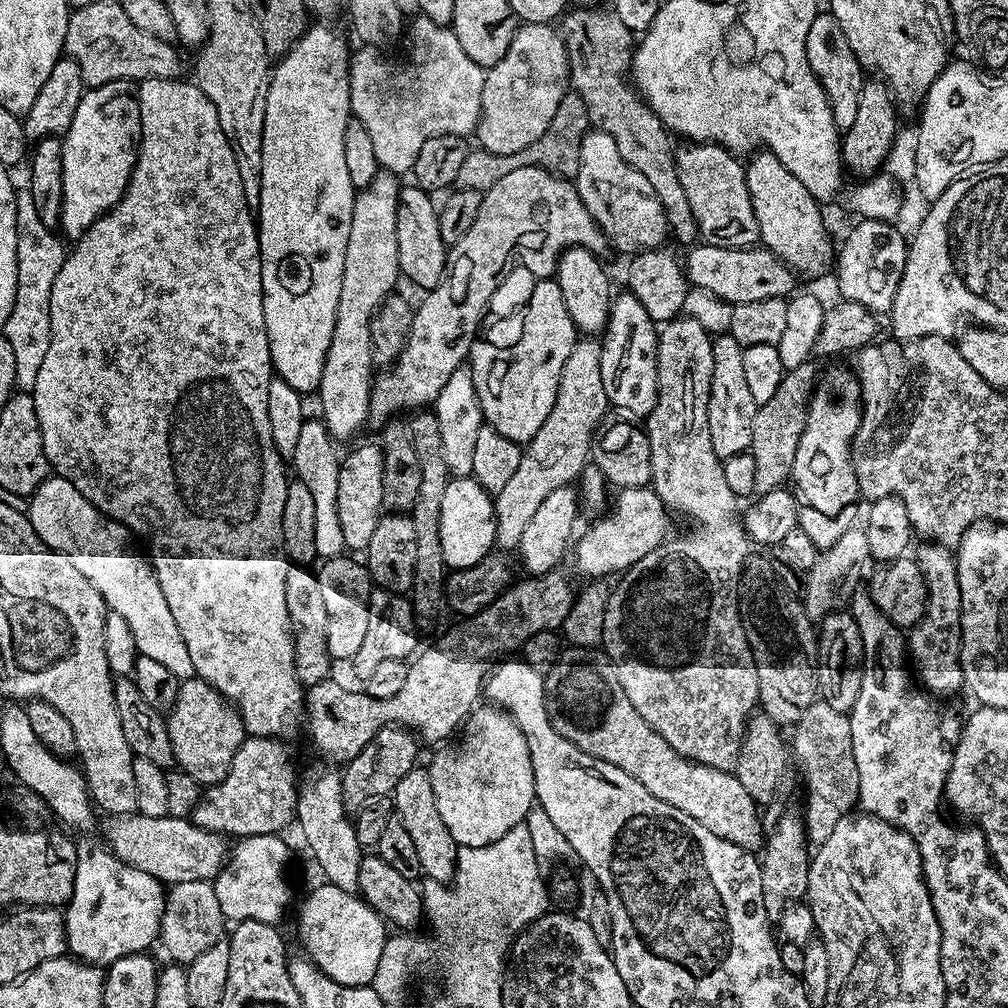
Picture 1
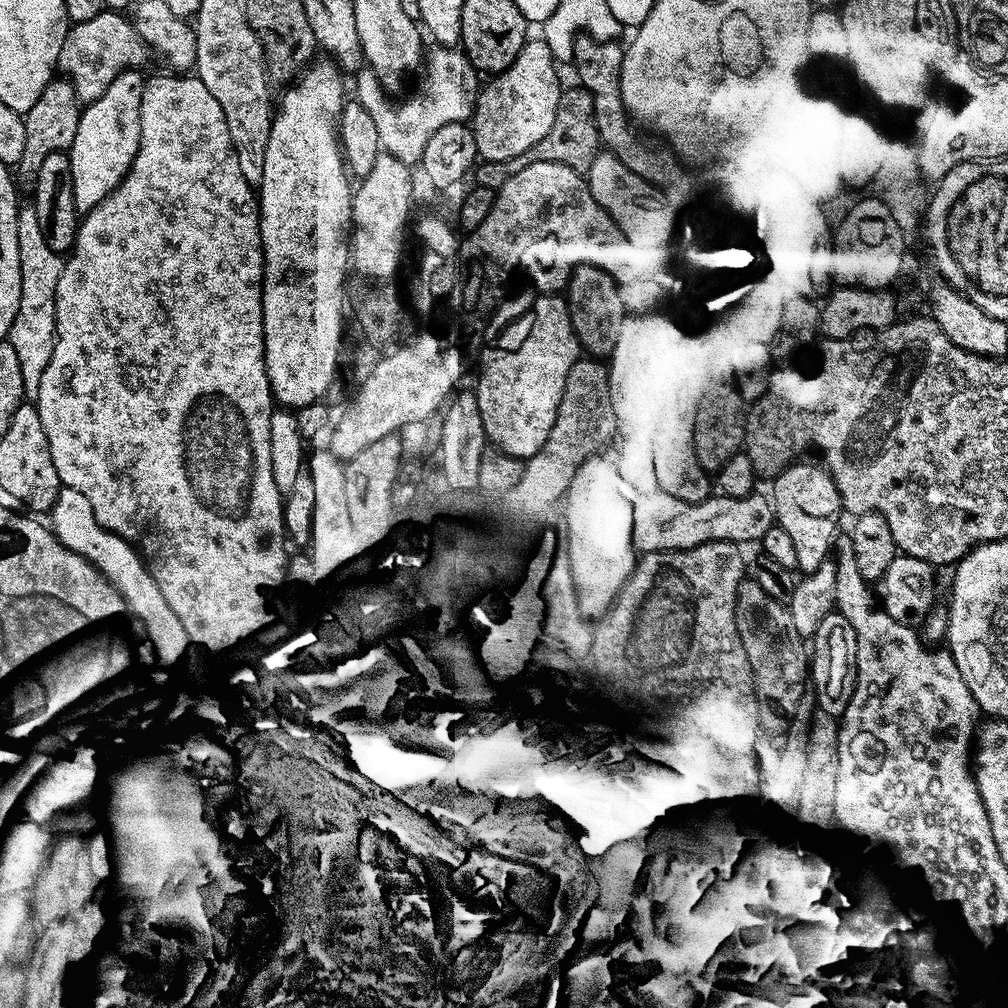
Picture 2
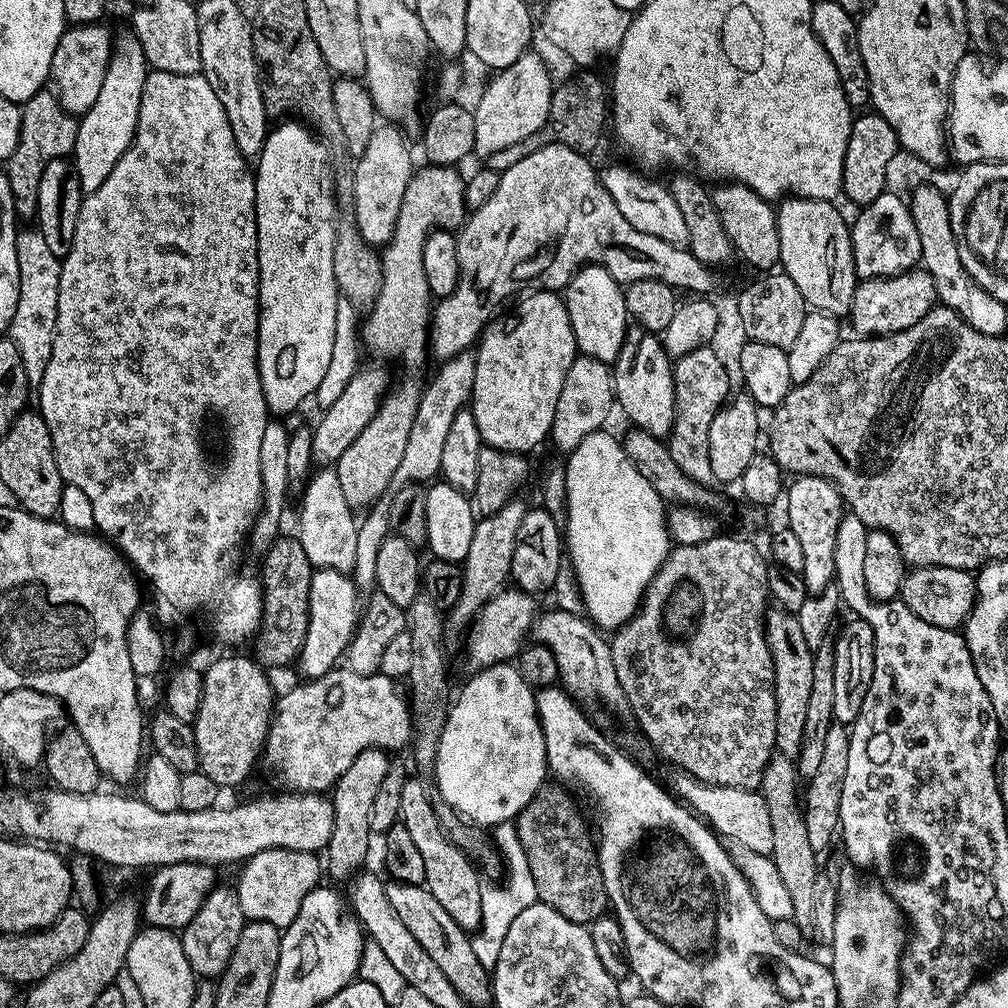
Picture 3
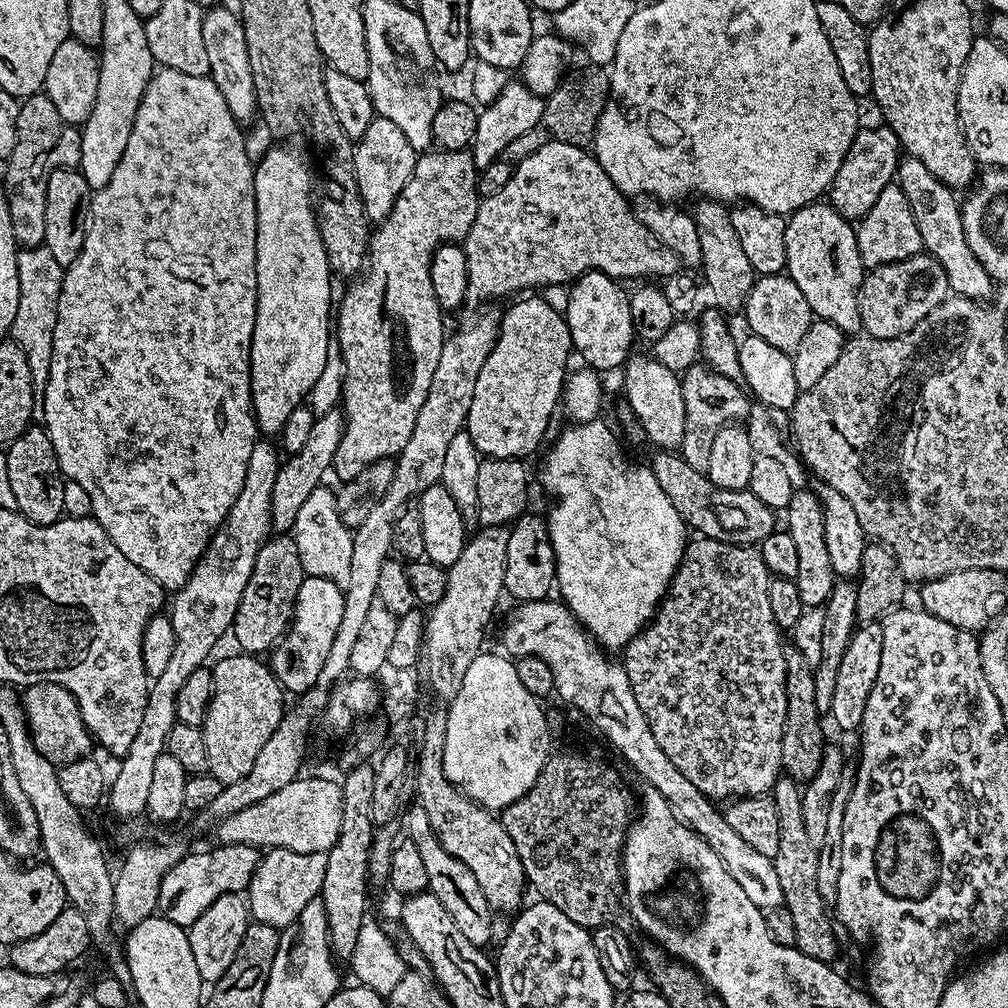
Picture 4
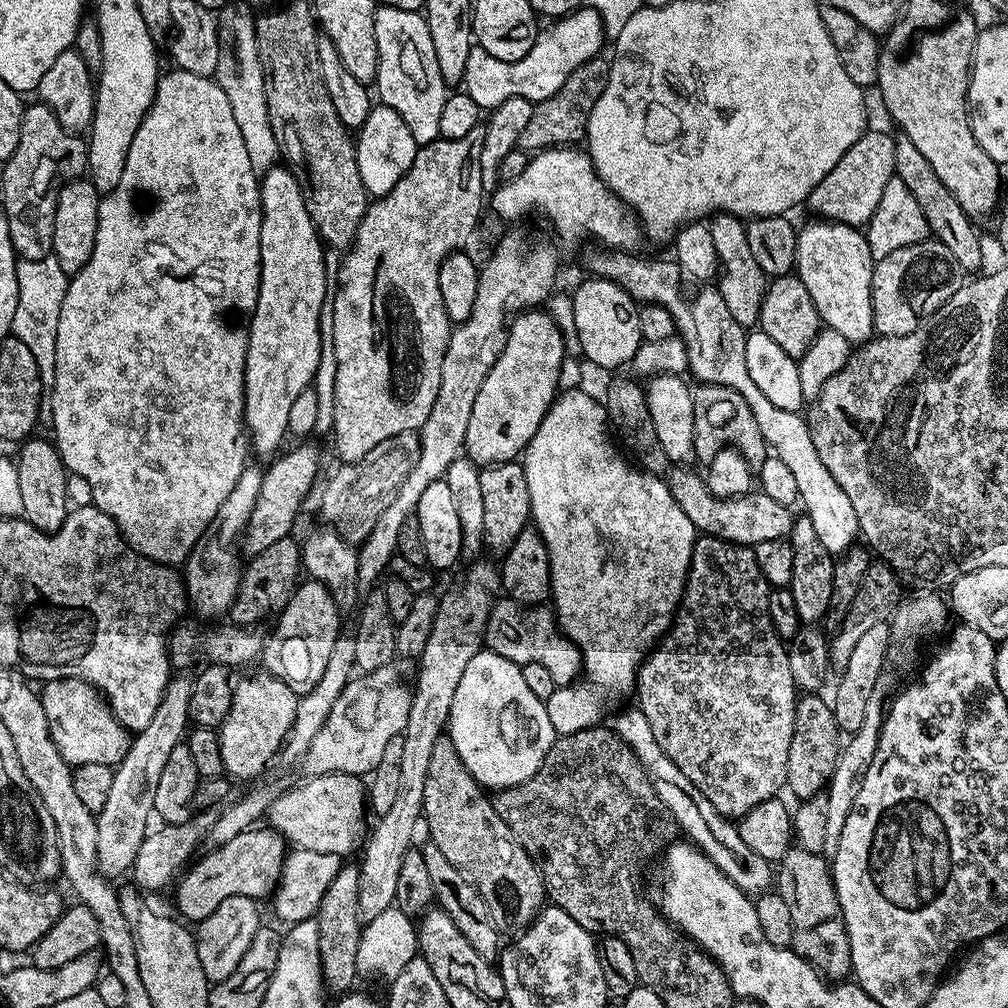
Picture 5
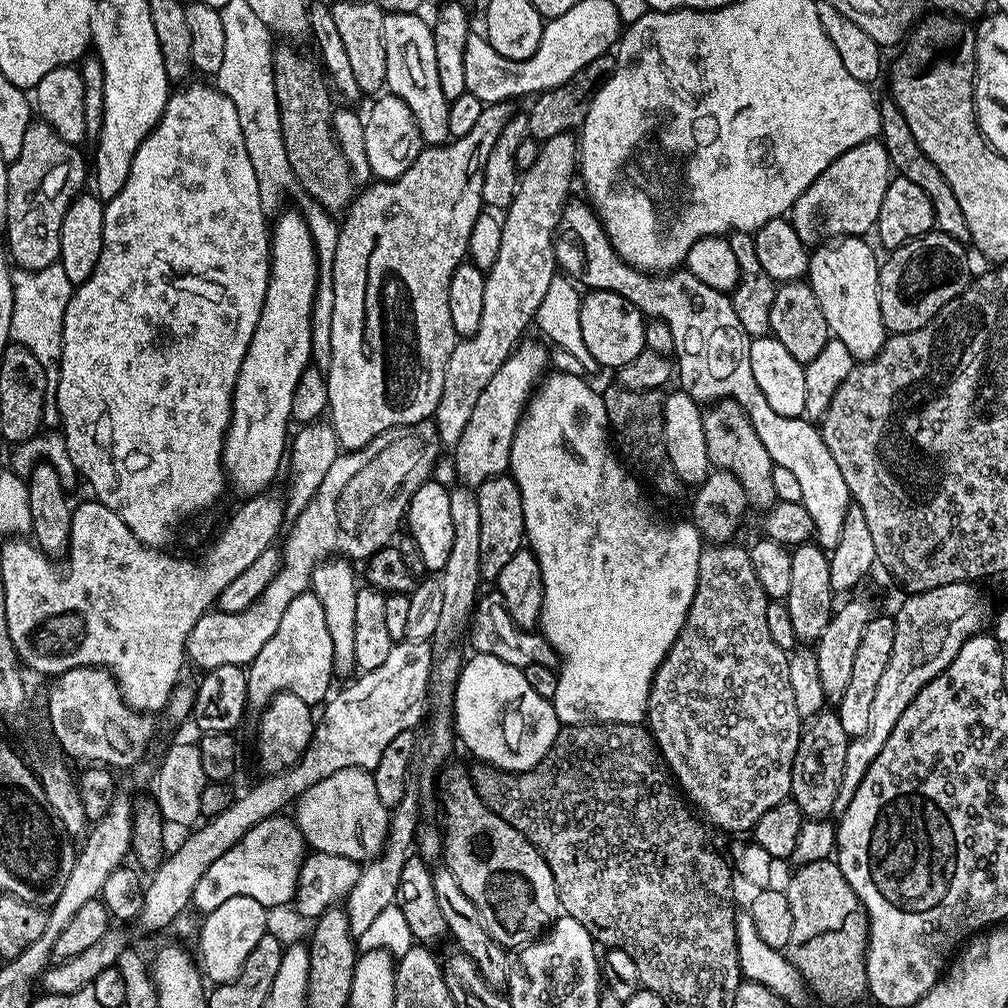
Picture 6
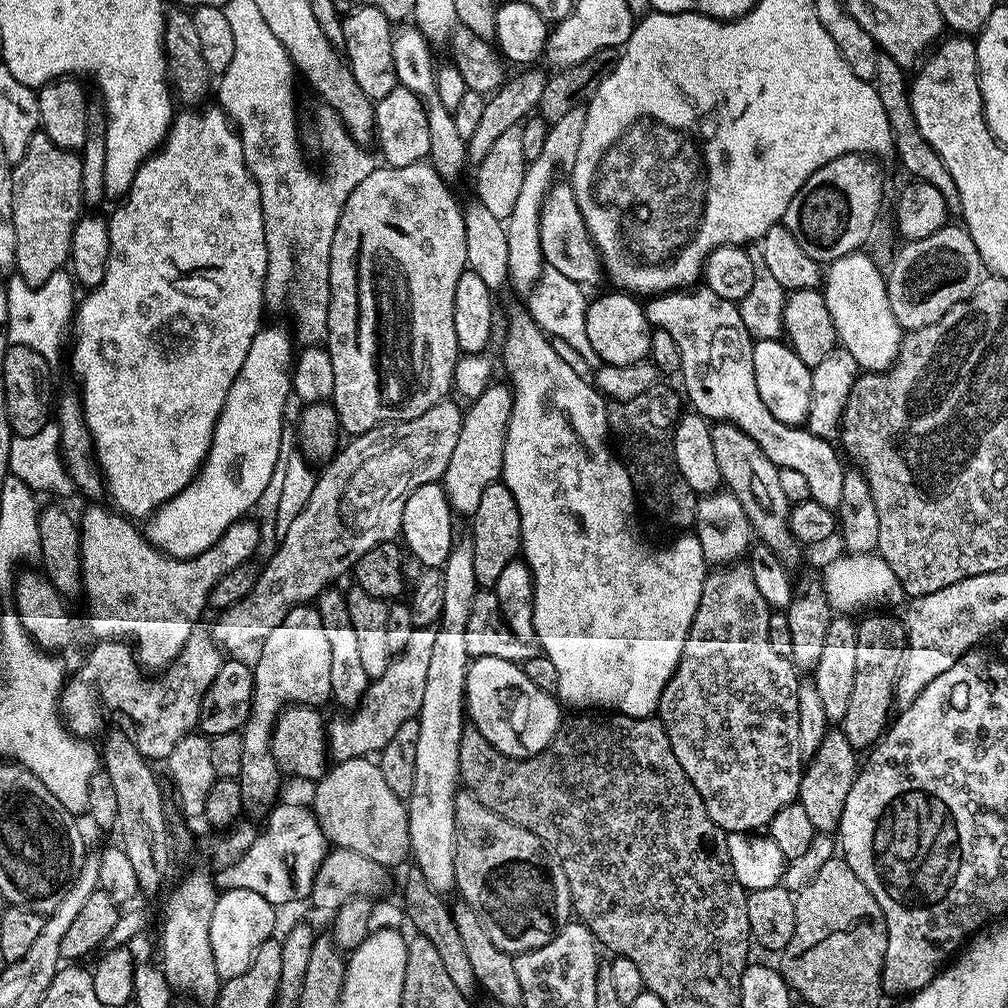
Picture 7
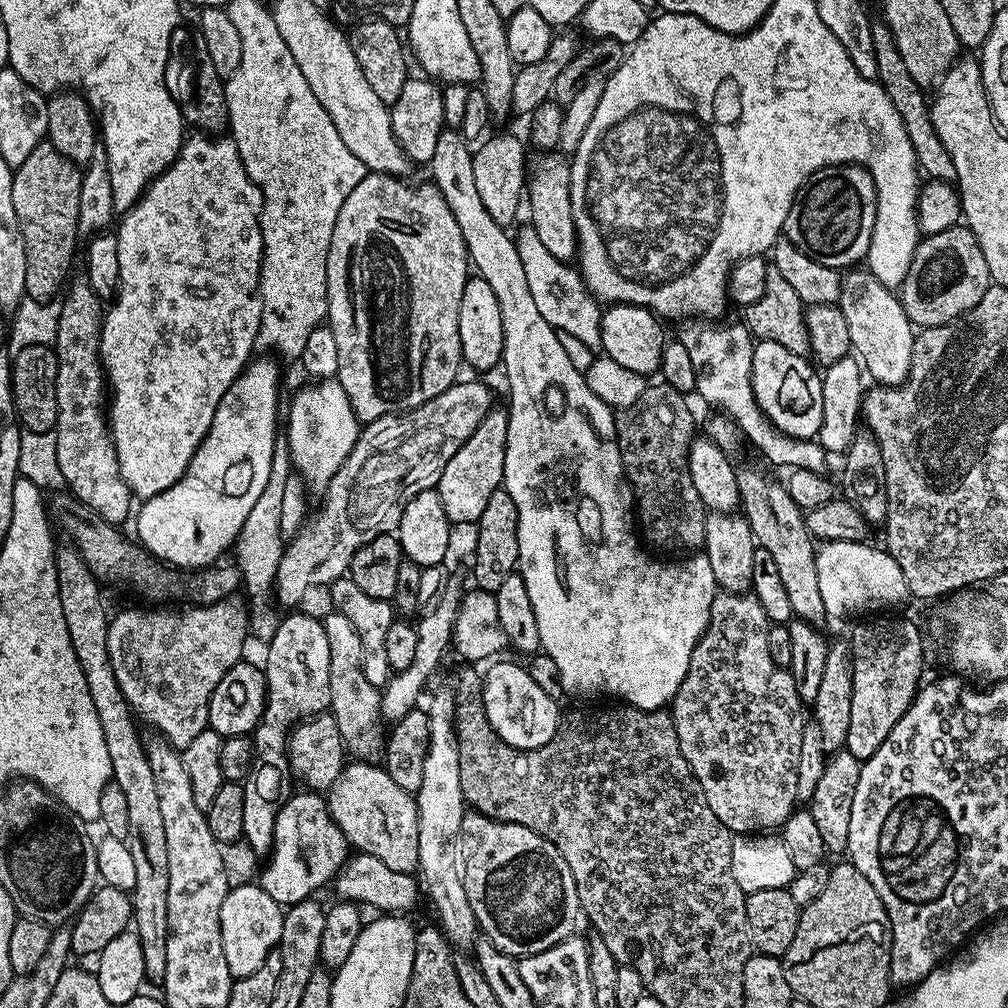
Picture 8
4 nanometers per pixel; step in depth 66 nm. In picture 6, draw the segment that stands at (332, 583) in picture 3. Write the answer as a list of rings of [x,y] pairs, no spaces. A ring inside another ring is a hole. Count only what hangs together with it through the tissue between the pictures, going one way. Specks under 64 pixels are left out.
[[[310,590],[298,594],[298,598],[286,606],[286,614],[282,614],[282,622],[278,622],[274,638],[270,638],[266,646],[258,650],[258,658],[247,665],[249,705],[253,709],[263,710],[278,692],[298,694],[302,702],[319,705],[329,695],[328,687],[334,679],[333,666],[334,642],[330,642],[330,630],[326,627],[322,602],[318,602]]]

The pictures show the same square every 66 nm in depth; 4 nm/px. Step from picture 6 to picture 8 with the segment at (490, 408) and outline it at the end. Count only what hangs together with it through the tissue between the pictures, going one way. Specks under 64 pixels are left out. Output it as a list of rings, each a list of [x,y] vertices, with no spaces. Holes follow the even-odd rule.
[[[493,406],[478,428],[458,446],[458,454],[446,462],[446,470],[442,470],[442,478],[438,491],[442,498],[442,510],[446,510],[446,518],[453,525],[475,525],[482,518],[482,510],[486,510],[486,502],[490,494],[494,494],[504,482],[506,466],[506,430],[508,429],[508,410],[504,406]]]

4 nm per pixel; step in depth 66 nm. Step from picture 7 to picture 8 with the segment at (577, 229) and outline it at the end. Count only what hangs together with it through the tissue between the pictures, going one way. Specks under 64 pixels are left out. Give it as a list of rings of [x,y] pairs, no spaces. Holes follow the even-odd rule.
[[[540,150],[532,155],[529,155],[526,160],[526,216],[528,212],[529,218],[532,219],[530,228],[555,258],[565,262],[575,261],[578,249],[574,216],[570,206],[572,165],[556,150]]]

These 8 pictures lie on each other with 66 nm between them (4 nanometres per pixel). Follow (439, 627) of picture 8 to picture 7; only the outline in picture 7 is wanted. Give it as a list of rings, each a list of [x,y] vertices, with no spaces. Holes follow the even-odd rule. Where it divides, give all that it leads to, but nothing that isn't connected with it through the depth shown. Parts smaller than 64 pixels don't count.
[[[435,627],[416,628],[410,642],[390,663],[386,674],[375,677],[351,714],[340,714],[336,721],[327,725],[328,750],[333,761],[349,760],[355,756],[371,757],[378,754],[394,738],[398,726],[420,715],[422,694],[426,690],[426,673],[434,651]]]

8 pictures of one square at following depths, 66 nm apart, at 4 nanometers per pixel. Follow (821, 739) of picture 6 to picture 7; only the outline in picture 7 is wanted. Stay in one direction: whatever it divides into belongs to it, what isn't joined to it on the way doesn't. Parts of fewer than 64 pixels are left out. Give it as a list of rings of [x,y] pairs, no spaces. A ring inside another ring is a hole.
[[[828,730],[822,738],[822,744],[818,746],[817,752],[812,759],[807,761],[806,767],[803,769],[800,777],[798,803],[802,806],[802,810],[806,810],[806,815],[810,817],[810,822],[814,822],[817,833],[832,834],[839,829],[842,810],[846,806],[846,796],[850,794],[850,786],[854,786],[854,782],[856,781],[856,773],[858,771],[856,756],[858,756],[857,749],[850,746],[850,742],[842,730],[836,730],[836,732]]]

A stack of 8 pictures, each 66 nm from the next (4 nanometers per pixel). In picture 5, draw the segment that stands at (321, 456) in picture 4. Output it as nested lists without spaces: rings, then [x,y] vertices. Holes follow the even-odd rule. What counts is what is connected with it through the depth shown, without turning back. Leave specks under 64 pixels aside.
[[[300,444],[286,452],[277,455],[269,463],[273,464],[263,469],[262,490],[258,490],[258,502],[254,502],[254,510],[250,510],[248,524],[242,533],[242,548],[248,551],[249,557],[267,550],[273,542],[278,542],[278,538],[293,535],[292,527],[300,516],[300,507],[316,484],[316,475],[320,472],[319,450],[312,444]]]

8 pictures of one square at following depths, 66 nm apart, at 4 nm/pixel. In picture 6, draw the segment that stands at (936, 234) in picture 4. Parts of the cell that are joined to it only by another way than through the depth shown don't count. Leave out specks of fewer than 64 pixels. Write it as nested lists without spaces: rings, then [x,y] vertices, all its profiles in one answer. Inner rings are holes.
[[[884,98],[879,101],[880,105],[880,135],[879,139],[883,140],[886,146],[886,154],[890,158],[893,169],[899,175],[910,178],[910,182],[920,186],[930,206],[934,210],[936,219],[935,227],[939,231],[945,232],[950,238],[964,242],[969,239],[966,218],[962,214],[962,206],[958,206],[958,198],[954,198],[954,190],[946,178],[942,178],[942,170],[922,154],[918,142],[914,142],[914,134],[910,131],[910,125],[907,124],[906,118],[902,118],[902,110],[896,107],[896,103],[890,98]]]

